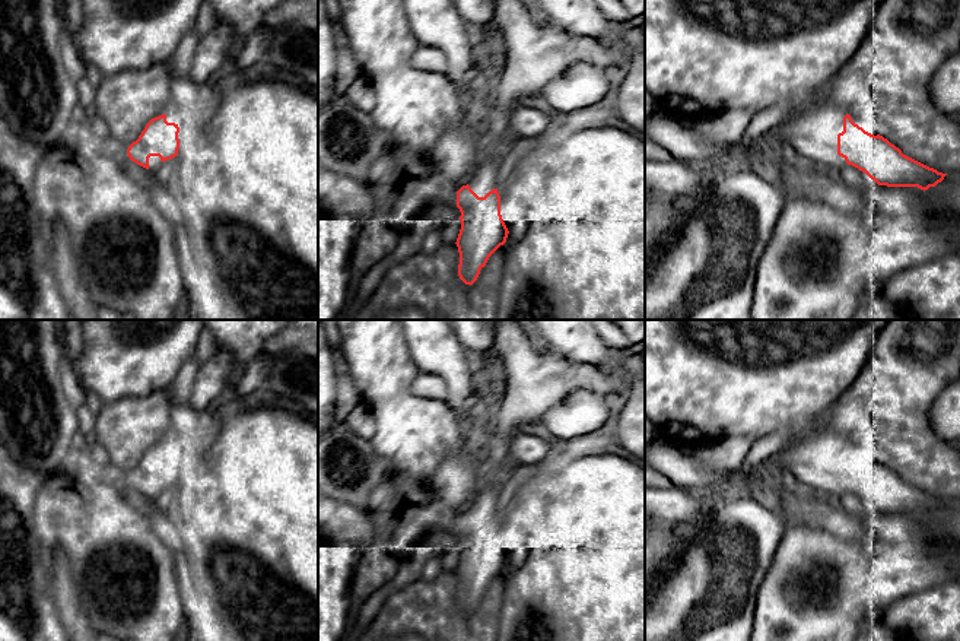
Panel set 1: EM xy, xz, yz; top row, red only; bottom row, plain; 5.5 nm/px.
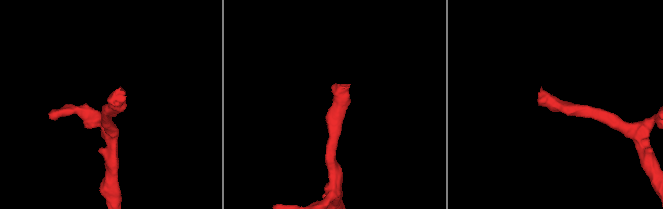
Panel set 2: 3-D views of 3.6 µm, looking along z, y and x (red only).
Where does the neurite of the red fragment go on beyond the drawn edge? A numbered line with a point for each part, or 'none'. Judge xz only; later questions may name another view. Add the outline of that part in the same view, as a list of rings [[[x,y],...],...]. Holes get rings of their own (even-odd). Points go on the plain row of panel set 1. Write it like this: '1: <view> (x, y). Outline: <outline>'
1: xz (485, 505). Outline: [[[490,482],[476,495],[468,513],[479,524],[484,524],[489,518],[496,515],[499,492],[500,485],[498,482]]]

